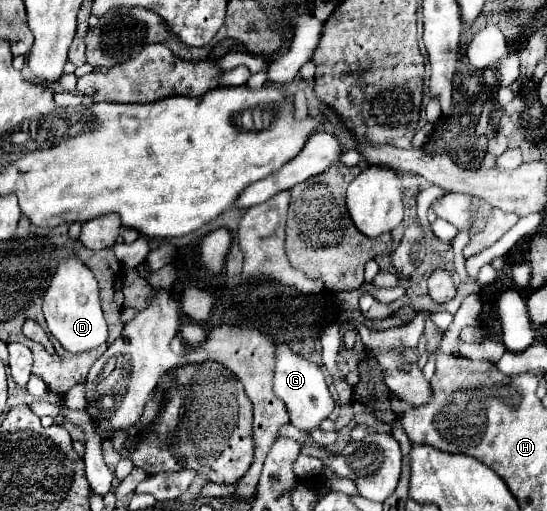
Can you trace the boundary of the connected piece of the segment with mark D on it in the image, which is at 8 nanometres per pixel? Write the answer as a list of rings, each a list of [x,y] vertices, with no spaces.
[[[76,257],[62,261],[54,273],[54,279],[44,295],[44,317],[50,333],[62,343],[62,347],[70,353],[84,353],[88,349],[100,347],[106,343],[108,327],[102,317],[96,279],[90,269],[86,269]]]

